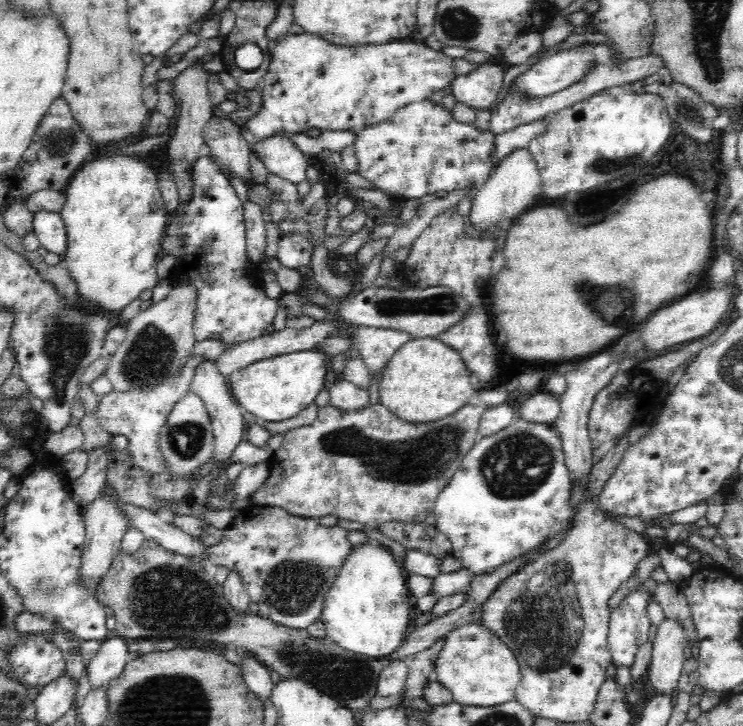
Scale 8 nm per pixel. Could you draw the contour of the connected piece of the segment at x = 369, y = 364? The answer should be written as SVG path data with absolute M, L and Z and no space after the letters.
M352 325L352 332L356 334L356 348L370 378L381 374L390 358L412 338L409 332L393 327Z

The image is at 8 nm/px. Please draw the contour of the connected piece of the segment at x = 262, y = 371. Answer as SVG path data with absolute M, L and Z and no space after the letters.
M303 350L280 354L253 362L240 372L236 382L229 381L232 398L246 412L266 422L280 422L292 418L316 400L316 395L325 388L325 377L330 365L320 350Z

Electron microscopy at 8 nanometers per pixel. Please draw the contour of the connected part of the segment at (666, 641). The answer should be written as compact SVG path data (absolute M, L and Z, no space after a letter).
M664 620L657 626L651 661L648 666L648 685L656 694L672 694L678 686L684 666L685 632L673 620Z

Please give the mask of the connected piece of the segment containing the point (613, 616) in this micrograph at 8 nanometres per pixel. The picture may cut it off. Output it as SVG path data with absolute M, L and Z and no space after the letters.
M638 586L628 592L610 613L607 641L612 663L630 668L638 649L648 642L648 628L652 622L646 613L650 590Z

